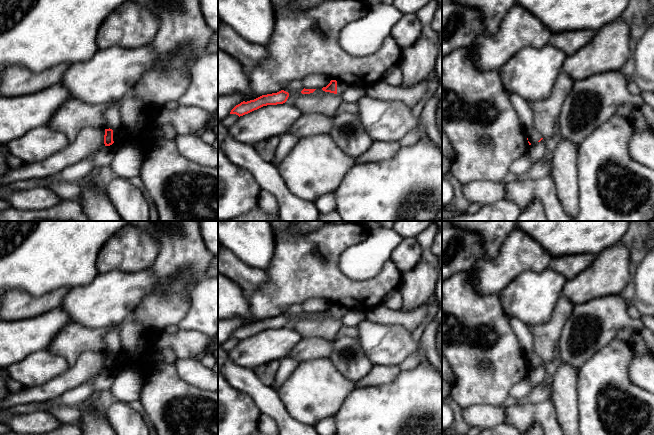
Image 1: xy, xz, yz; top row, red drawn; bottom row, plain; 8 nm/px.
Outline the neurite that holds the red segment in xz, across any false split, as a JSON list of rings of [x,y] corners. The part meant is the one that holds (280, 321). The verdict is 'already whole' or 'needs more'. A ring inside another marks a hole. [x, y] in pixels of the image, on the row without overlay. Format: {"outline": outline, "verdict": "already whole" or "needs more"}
{"outline": [[[284,314],[277,317],[262,319],[254,324],[241,326],[231,334],[230,338],[236,338],[240,341],[263,330],[283,328],[287,325],[288,321],[289,317]]], "verdict": "already whole"}

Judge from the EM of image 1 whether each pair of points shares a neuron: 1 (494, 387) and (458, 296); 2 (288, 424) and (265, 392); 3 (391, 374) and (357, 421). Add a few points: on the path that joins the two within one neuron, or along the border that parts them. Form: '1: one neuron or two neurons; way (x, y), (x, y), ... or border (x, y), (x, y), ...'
1: one neuron; way (503, 362), (503, 334), (494, 321), (483, 320)
2: one neuron; way (281, 416), (267, 400)
3: two neurons; border (400, 371), (389, 382), (362, 388)

